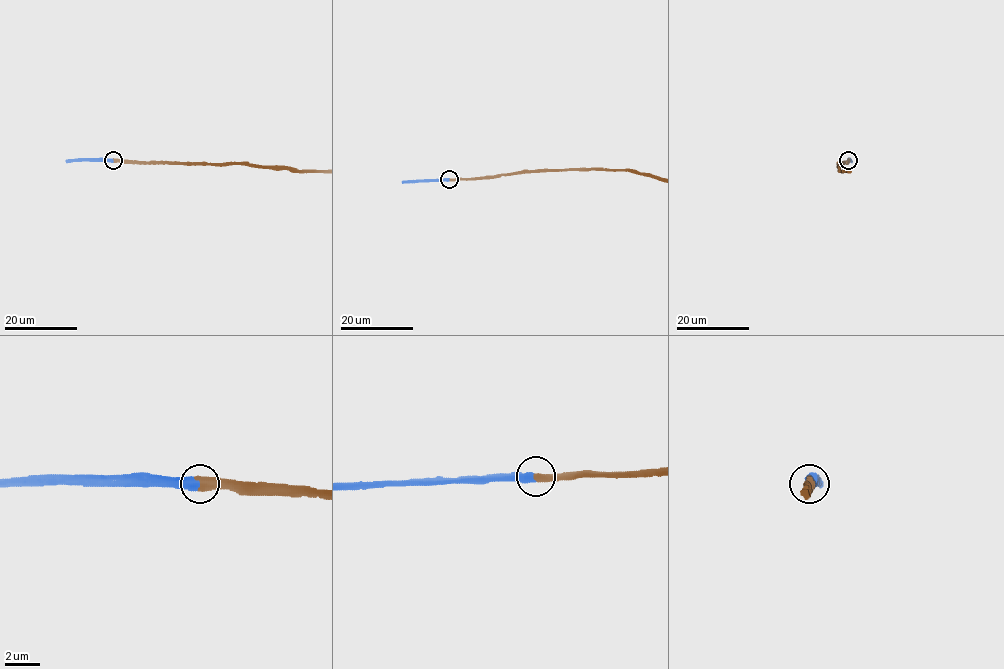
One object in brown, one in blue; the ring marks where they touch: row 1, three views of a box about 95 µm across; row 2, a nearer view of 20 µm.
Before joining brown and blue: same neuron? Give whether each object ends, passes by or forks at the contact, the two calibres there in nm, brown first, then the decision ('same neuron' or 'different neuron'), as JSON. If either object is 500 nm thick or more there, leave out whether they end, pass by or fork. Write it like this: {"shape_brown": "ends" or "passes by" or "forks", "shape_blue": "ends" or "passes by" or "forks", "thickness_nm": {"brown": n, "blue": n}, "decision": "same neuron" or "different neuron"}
{"thickness_nm": {"brown": 550, "blue": 500}, "decision": "same neuron"}

